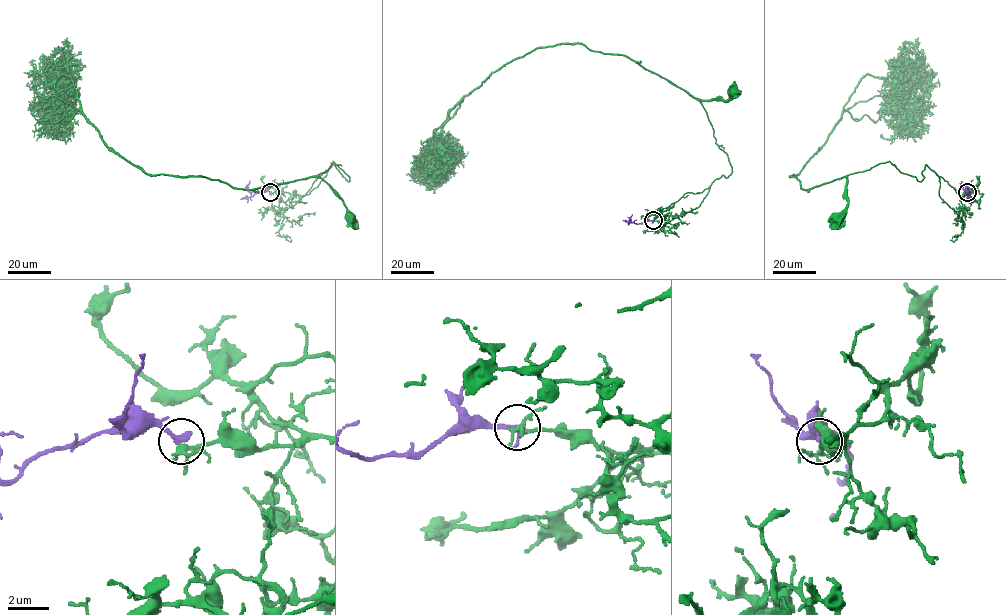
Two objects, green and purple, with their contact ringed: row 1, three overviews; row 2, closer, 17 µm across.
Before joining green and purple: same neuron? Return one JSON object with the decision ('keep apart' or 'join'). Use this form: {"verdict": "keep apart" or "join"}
{"verdict": "join"}

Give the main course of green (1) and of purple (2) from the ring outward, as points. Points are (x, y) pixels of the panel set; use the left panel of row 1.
1: (270, 192), (308, 194), (333, 164), (349, 180), (333, 161), (318, 175), (338, 194), (351, 216)
2: (270, 192), (262, 191), (251, 196), (247, 186), (249, 180)

